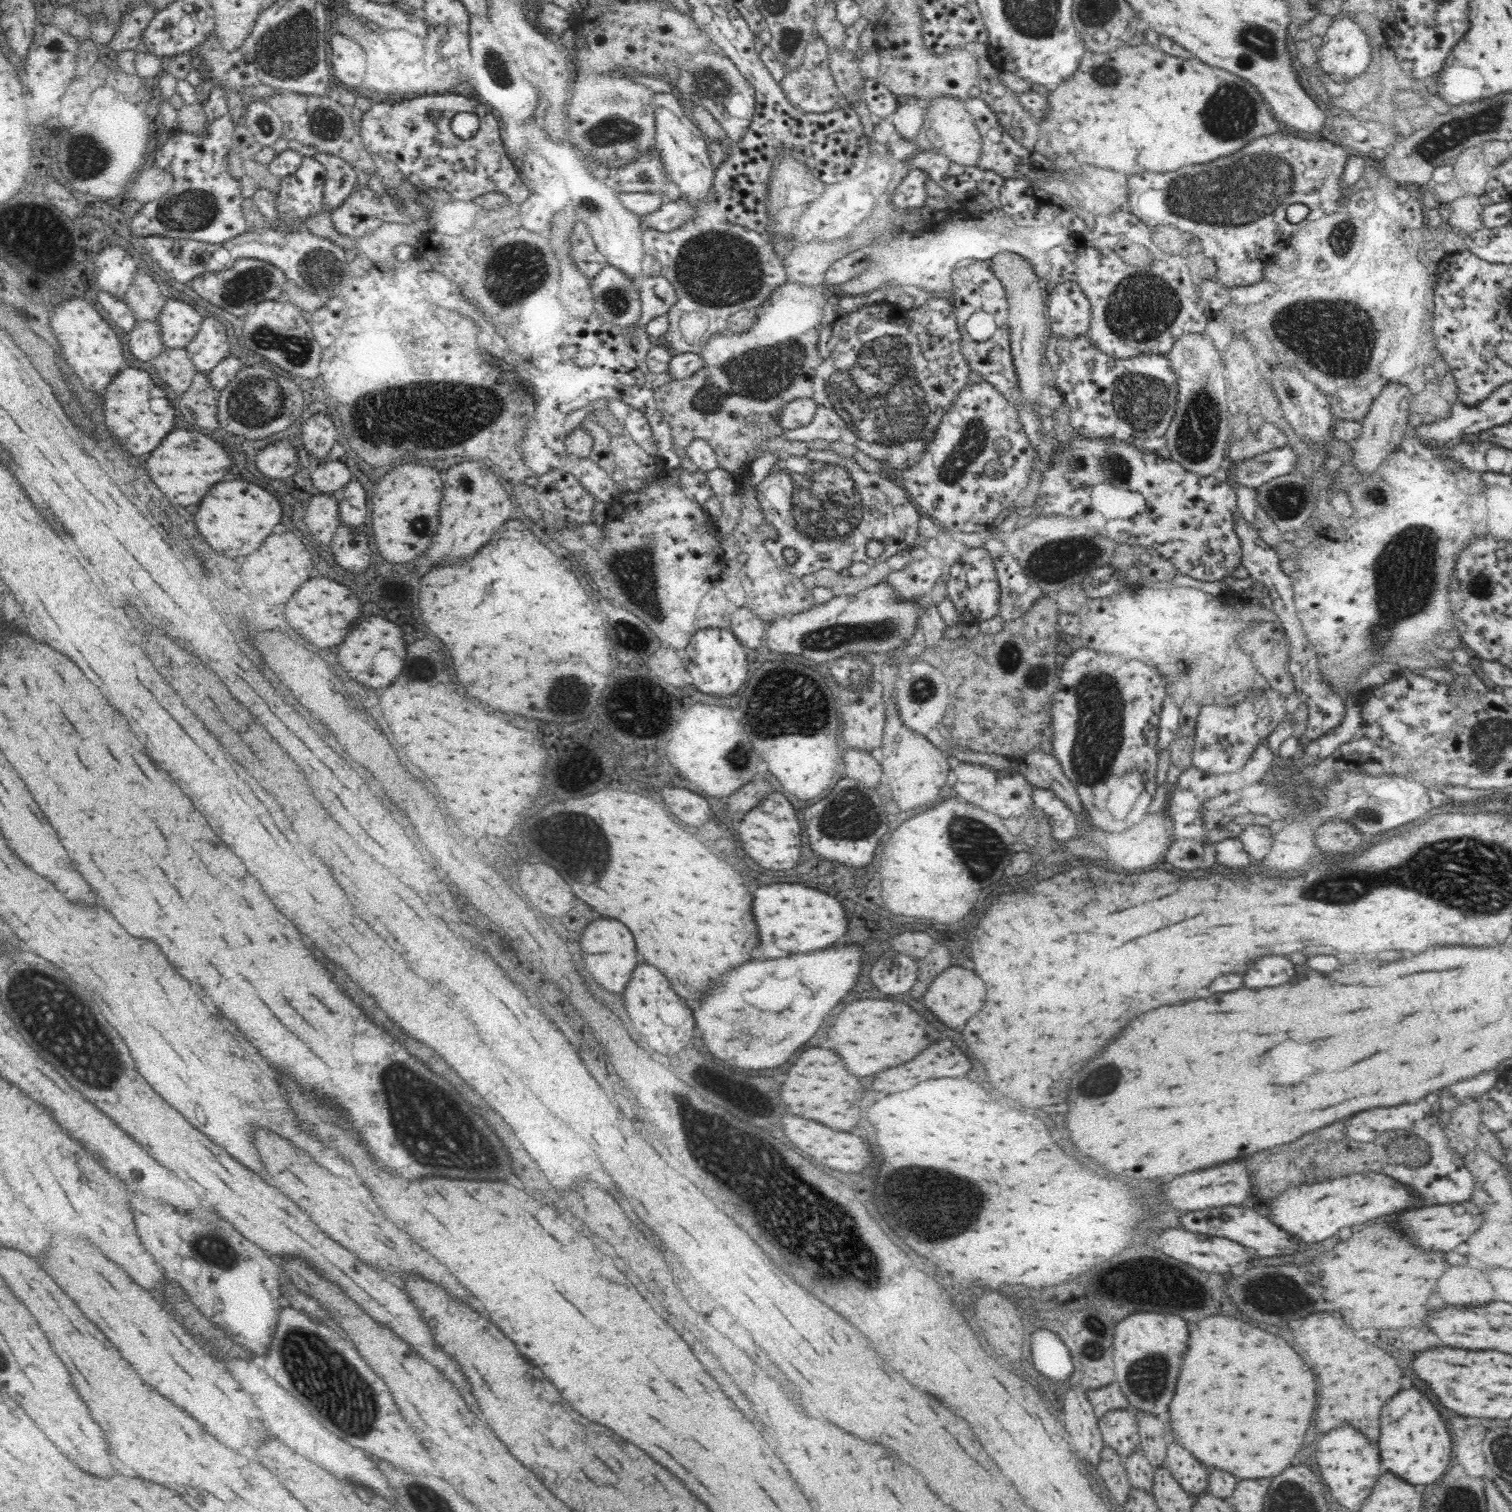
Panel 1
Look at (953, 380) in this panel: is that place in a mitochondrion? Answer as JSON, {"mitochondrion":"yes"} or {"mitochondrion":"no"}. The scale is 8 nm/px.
{"mitochondrion":"no"}

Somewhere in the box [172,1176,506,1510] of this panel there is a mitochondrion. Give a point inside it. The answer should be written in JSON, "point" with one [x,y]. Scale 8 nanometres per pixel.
{"point":[318,1371]}

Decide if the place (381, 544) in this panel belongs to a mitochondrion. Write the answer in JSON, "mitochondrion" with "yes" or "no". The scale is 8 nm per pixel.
{"mitochondrion":"no"}

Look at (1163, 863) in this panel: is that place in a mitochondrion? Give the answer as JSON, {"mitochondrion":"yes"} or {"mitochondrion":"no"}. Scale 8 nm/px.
{"mitochondrion":"no"}

